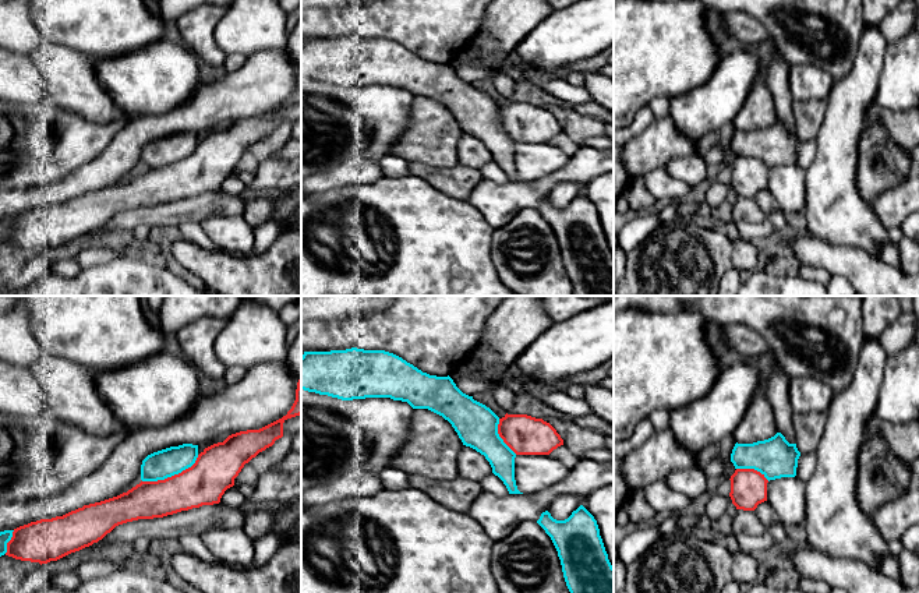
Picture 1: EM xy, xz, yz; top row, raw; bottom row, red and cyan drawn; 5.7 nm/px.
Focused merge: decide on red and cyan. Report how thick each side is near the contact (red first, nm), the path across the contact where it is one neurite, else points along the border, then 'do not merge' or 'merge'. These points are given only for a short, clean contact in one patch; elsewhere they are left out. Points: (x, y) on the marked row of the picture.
240/160 nm | merge

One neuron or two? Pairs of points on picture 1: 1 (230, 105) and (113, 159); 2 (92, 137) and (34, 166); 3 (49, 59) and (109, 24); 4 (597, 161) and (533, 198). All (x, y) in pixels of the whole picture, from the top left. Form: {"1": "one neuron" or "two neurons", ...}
{"1": "one neuron", "2": "one neuron", "3": "two neurons", "4": "one neuron"}

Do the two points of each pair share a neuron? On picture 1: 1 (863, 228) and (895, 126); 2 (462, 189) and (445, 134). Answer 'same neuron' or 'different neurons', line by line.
1: different neurons
2: different neurons

